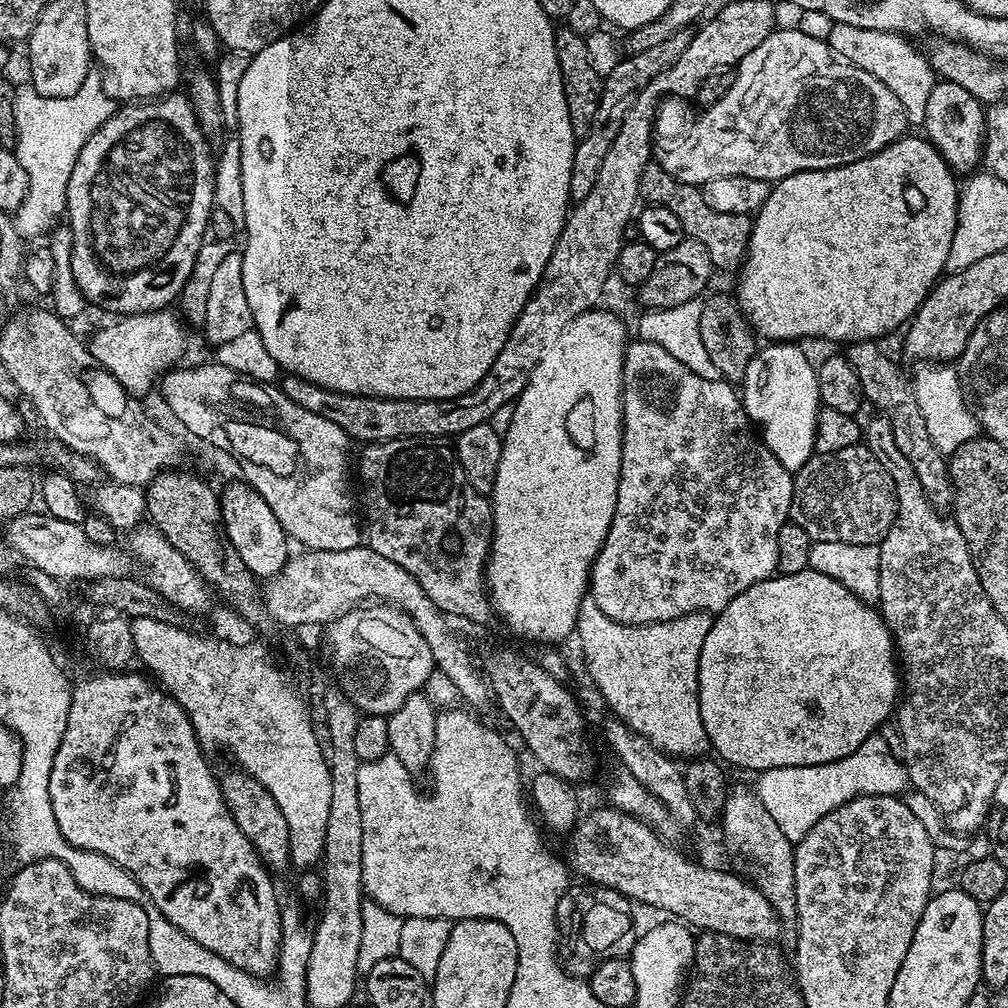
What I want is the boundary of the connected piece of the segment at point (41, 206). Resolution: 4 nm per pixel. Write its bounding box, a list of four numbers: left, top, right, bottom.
[12,74,114,242]

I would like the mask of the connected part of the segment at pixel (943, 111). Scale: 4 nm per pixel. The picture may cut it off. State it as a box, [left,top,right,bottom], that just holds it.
[922,79,986,174]

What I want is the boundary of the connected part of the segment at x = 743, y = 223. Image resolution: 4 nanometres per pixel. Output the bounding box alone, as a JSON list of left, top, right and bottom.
[639,162,752,273]

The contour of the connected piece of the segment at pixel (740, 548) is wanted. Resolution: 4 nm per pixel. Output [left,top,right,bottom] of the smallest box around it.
[590,338,793,624]

